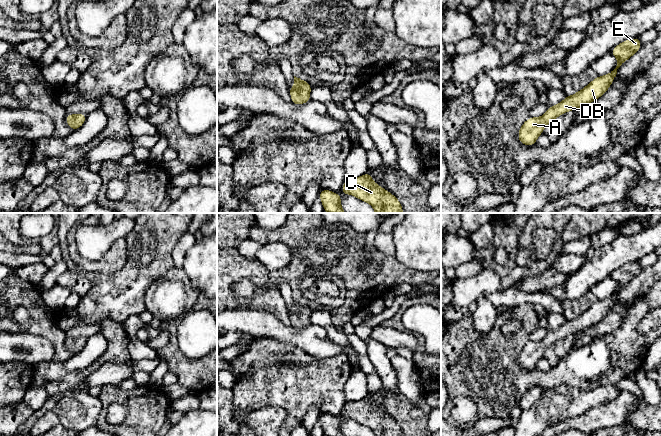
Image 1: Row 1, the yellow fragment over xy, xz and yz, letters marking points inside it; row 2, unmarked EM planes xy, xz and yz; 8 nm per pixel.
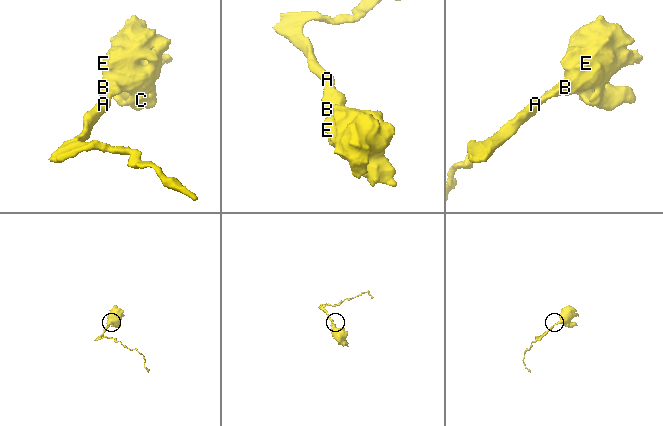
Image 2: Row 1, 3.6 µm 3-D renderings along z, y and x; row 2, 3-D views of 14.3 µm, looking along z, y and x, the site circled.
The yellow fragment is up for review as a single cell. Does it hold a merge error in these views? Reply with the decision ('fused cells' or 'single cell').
single cell

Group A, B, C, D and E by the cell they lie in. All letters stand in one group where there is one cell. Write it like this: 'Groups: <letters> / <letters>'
Groups: A B C D E

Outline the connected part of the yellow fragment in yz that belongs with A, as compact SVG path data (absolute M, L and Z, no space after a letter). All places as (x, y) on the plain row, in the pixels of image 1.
M640 261L627 263L615 270L610 277L617 282L616 292L604 300L597 300L583 313L571 320L566 320L557 329L548 331L542 341L529 341L518 355L519 366L527 370L535 369L538 360L544 356L549 346L553 346L558 340L570 334L575 335L599 323L610 312L616 301L617 293L642 270Z

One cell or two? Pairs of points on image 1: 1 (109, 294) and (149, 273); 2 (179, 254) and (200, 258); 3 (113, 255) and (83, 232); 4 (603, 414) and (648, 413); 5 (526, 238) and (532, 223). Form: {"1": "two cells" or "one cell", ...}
{"1": "one cell", "2": "two cells", "3": "two cells", "4": "two cells", "5": "one cell"}

